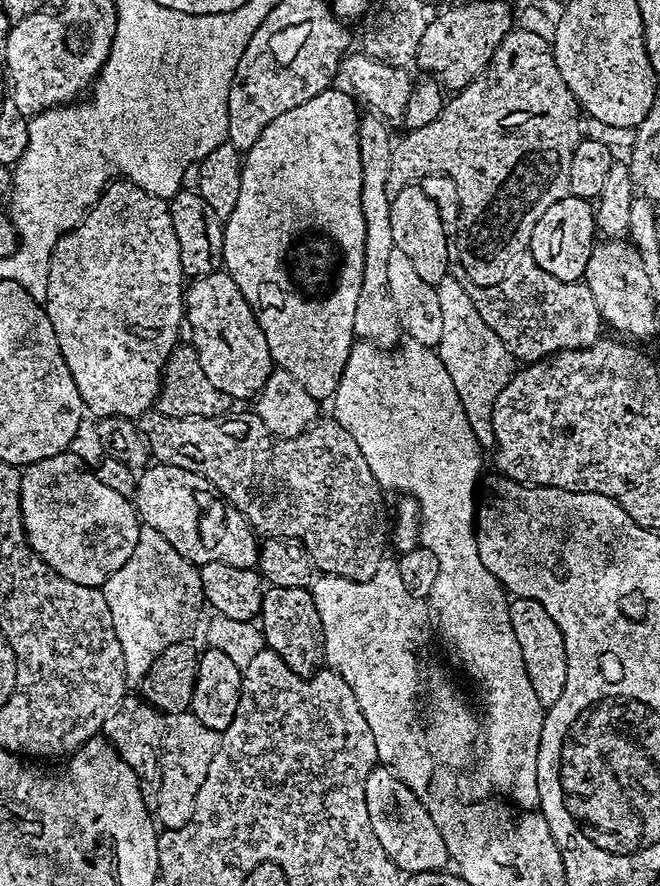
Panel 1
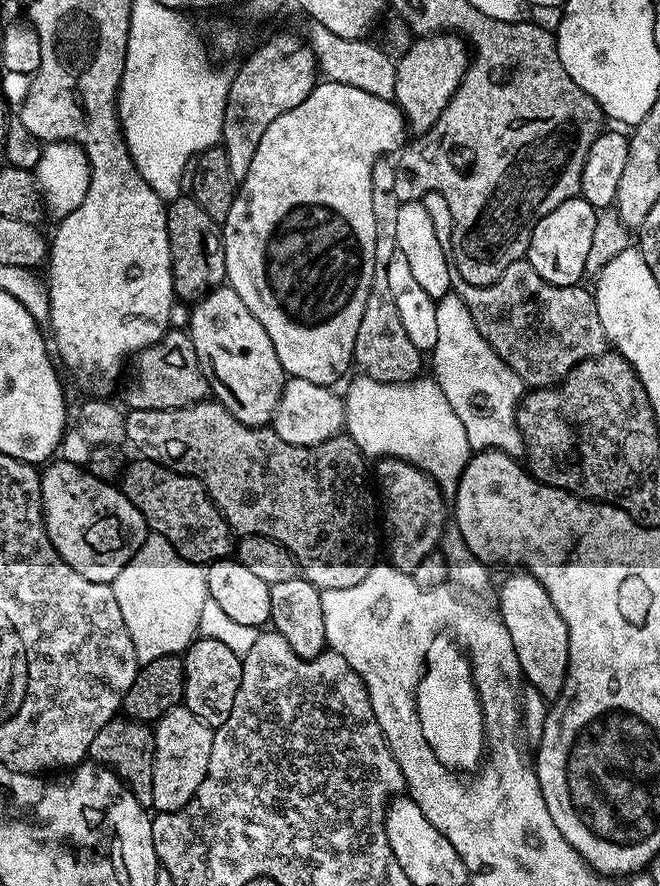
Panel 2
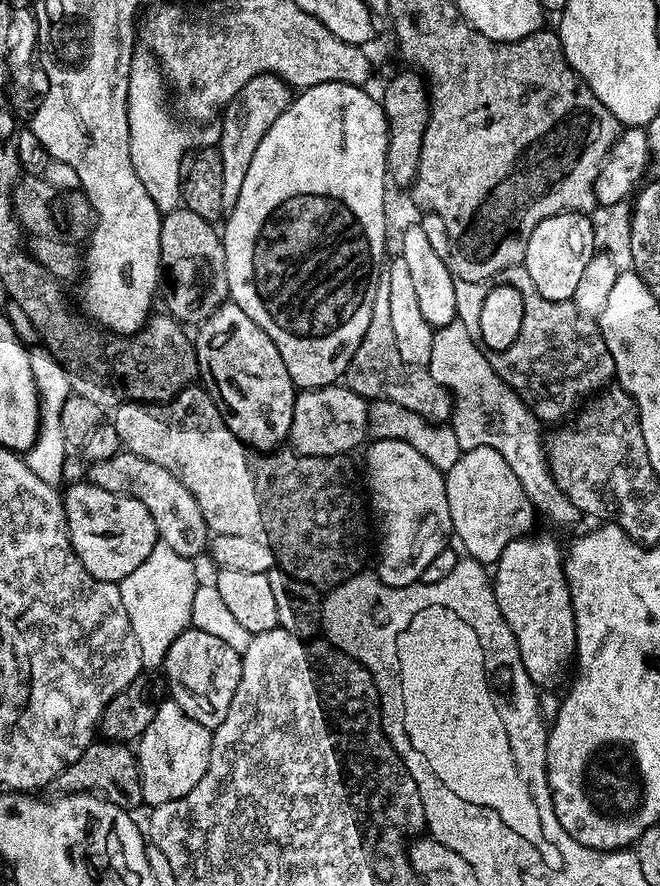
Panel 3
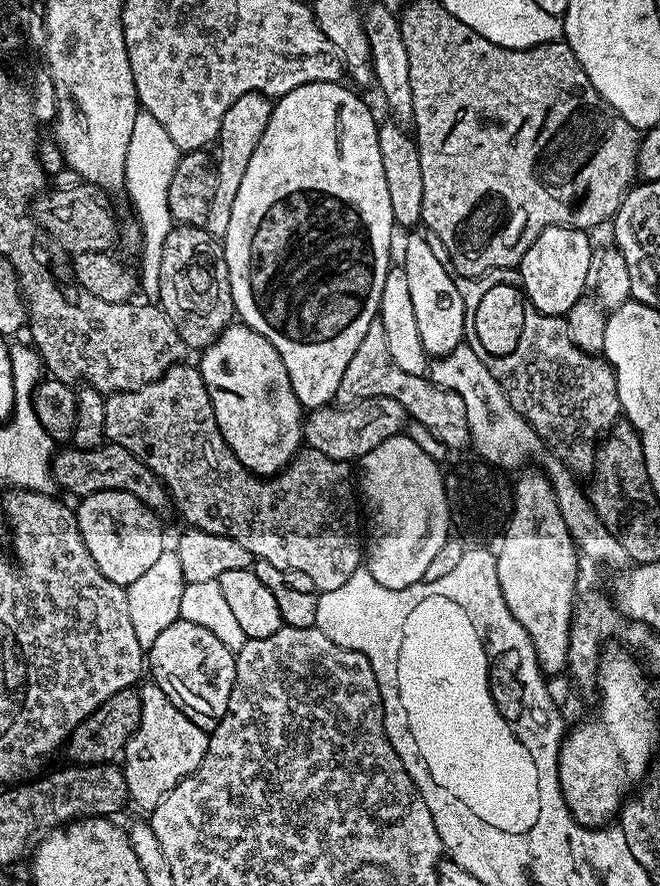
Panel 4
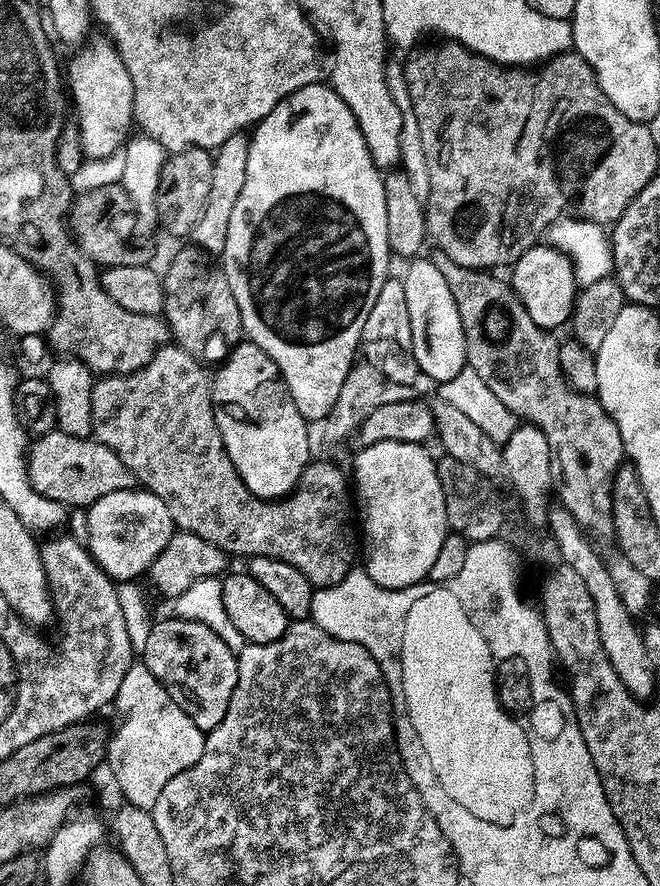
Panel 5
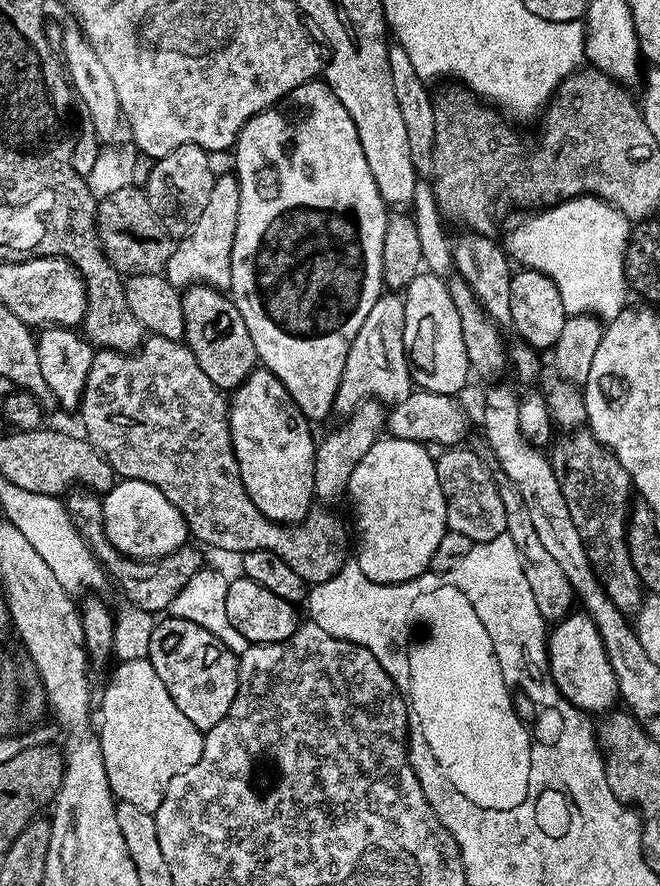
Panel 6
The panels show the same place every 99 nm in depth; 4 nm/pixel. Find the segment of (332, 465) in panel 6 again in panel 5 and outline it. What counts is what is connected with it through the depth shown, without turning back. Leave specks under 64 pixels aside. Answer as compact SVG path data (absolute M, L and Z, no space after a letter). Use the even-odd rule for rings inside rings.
M358 362L346 374L346 382L342 382L342 390L338 390L338 402L326 414L317 420L308 421L308 441L312 456L318 460L332 460L340 452L340 447L348 440L348 435L359 433L362 422L378 406L386 406L390 402L402 402L411 400L414 396L413 385L399 384L393 380L387 380L372 364Z

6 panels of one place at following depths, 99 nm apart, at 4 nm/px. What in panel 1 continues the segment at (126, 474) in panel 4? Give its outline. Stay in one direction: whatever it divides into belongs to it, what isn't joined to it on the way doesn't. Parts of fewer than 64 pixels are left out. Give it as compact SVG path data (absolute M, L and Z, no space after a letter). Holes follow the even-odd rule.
M153 463L139 473L134 507L141 521L162 534L192 565L206 562L226 562L226 566L243 568L259 565L261 541L256 529L202 474L182 470L182 466Z

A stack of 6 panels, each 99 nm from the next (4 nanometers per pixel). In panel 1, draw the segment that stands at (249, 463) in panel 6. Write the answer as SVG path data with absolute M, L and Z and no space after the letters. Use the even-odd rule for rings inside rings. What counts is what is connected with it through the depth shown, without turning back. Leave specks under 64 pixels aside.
M226 271L195 277L187 285L184 294L186 328L192 331L190 343L202 362L202 371L233 401L251 401L262 390L266 378L270 378L274 367L270 346L258 318L246 302L238 282Z

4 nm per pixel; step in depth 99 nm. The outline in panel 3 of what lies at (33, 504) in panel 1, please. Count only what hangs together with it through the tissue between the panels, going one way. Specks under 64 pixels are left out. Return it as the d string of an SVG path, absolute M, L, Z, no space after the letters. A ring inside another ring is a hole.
M81 482L63 489L62 499L68 523L70 542L86 570L99 580L119 582L146 562L158 537L150 510L134 498L110 494L98 486Z

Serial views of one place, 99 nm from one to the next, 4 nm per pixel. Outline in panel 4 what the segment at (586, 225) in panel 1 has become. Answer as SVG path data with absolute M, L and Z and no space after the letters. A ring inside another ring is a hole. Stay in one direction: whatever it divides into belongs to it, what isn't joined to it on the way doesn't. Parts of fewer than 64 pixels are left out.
M551 224L526 250L518 271L525 297L544 316L567 317L568 311L585 295L589 287L588 271L592 265L592 241L583 228Z

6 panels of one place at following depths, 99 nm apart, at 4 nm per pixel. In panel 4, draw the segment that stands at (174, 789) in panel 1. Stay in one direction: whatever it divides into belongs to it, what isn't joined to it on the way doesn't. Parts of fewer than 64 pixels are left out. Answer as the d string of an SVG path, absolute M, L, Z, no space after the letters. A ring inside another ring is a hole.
M144 682L139 685L138 691L142 702L142 718L138 730L130 738L130 742L122 753L122 767L128 799L140 808L151 810L182 782L202 762L208 749L209 733L205 729L194 726L166 694L156 684ZM145 683L145 684L144 684ZM144 684L144 685L143 685ZM124 760L124 761L123 761Z

